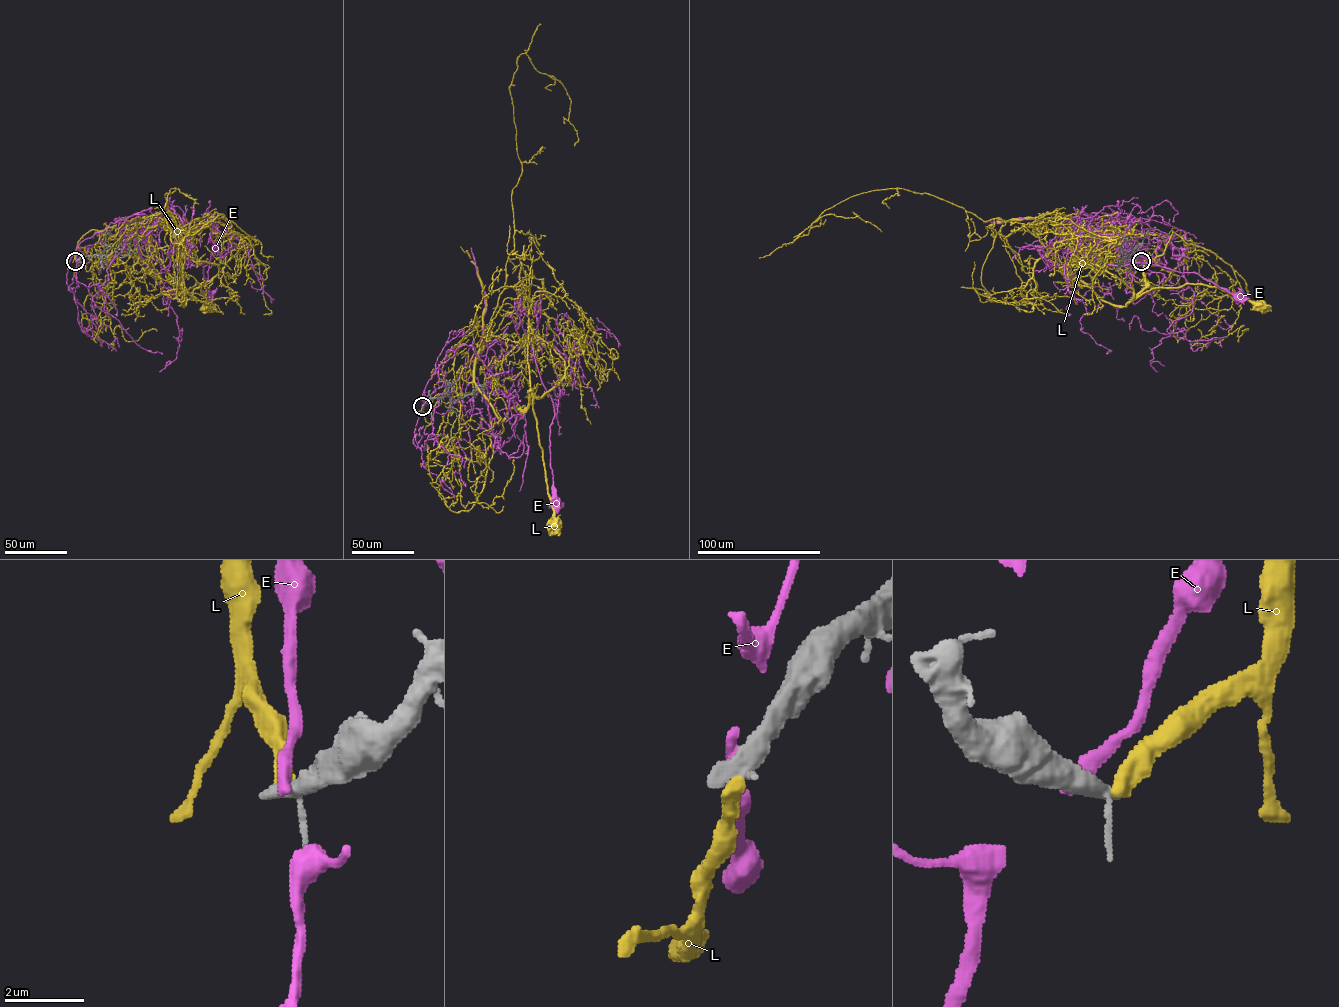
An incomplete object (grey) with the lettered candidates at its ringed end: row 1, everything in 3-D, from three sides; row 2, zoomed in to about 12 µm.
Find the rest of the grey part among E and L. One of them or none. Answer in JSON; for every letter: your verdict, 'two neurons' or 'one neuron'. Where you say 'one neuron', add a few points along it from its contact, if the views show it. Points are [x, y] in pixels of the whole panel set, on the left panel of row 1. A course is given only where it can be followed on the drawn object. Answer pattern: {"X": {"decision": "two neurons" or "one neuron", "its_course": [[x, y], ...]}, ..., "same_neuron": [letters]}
{"E": {"decision": "two neurons"}, "L": {"decision": "two neurons"}, "same_neuron": []}

